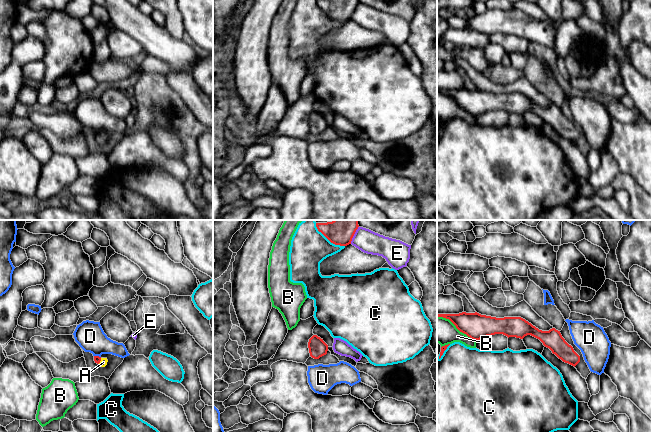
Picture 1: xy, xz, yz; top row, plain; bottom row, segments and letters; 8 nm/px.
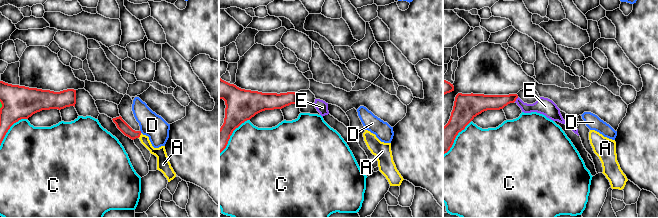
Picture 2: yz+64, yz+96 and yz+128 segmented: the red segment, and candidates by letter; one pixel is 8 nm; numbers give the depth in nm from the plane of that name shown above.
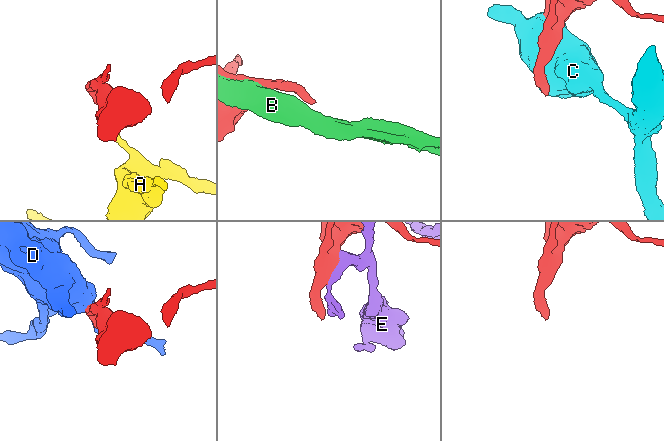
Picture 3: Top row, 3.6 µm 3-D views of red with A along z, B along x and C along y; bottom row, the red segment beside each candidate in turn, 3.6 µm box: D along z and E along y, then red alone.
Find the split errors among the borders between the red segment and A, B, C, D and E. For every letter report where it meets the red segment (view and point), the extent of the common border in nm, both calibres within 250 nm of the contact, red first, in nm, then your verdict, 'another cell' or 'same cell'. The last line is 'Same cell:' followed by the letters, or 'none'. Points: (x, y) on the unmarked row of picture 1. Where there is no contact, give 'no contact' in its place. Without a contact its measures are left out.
A: xy (100, 136) | 50 nm | 60/60 nm | same cell
B: yz (457, 104) | 380 nm | 200/220 nm | another cell
C: xz (328, 15) | 300 nm | 180/300 nm | another cell
D: xy (97, 132) | 60 nm | 60/220 nm | another cell
E: xz (353, 11) | 160 nm | 180/180 nm | another cell
Same cell: A

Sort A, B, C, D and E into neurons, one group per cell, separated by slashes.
A / B / C / D / E

